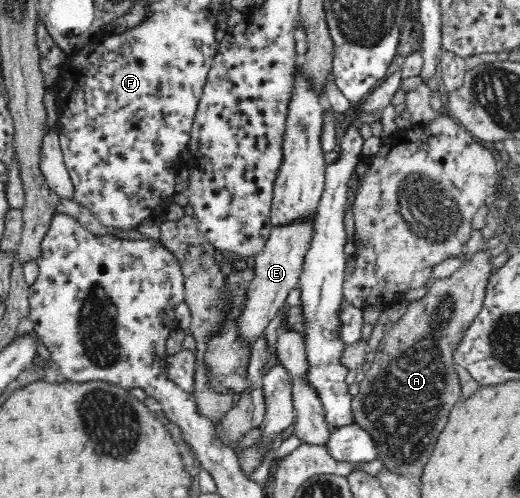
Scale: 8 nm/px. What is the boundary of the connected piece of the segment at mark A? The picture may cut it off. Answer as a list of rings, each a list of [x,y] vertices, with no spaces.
[[[490,249],[474,253],[449,278],[431,281],[429,291],[422,299],[407,303],[400,320],[396,323],[387,322],[385,326],[374,360],[366,367],[365,377],[359,383],[360,392],[353,397],[352,412],[357,425],[362,426],[376,440],[378,459],[390,472],[406,477],[422,474],[422,468],[428,462],[438,440],[438,434],[446,426],[448,412],[460,400],[459,378],[454,372],[455,362],[452,356],[461,340],[463,329],[472,323],[483,305],[485,287],[492,275],[492,259]]]

